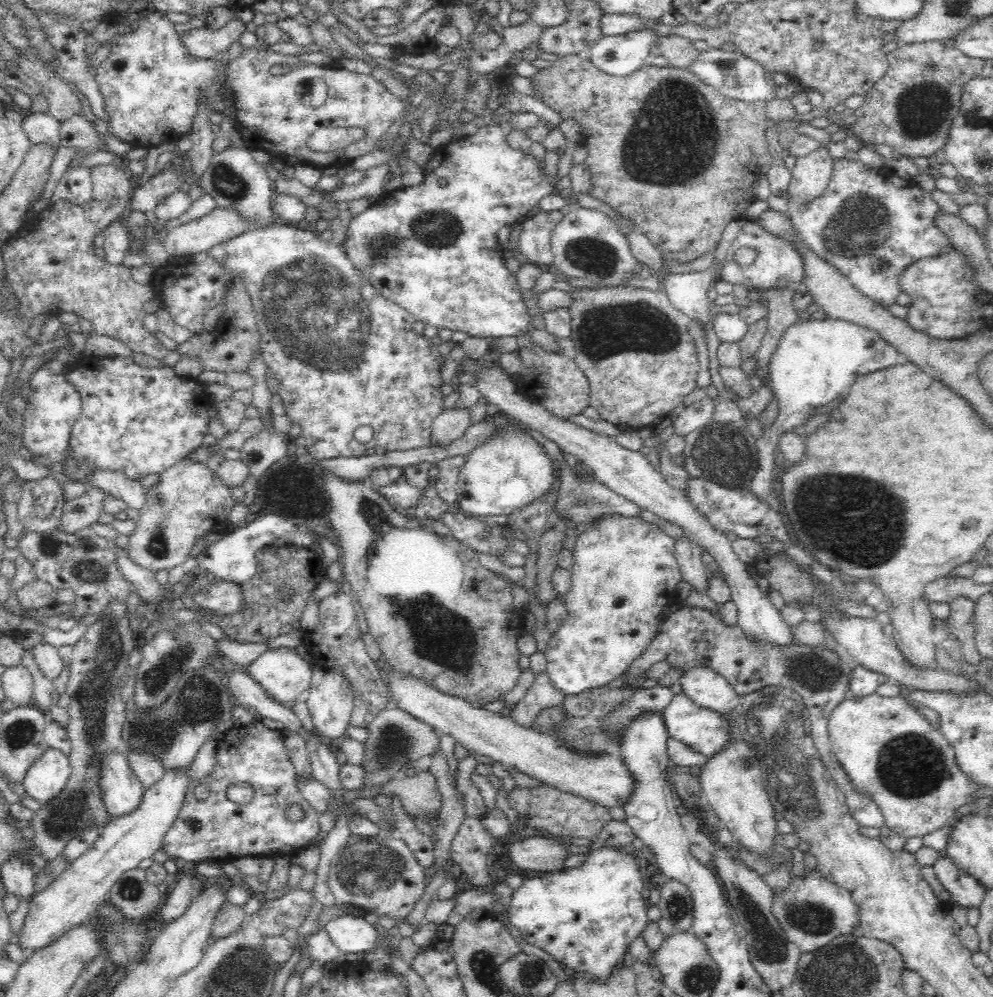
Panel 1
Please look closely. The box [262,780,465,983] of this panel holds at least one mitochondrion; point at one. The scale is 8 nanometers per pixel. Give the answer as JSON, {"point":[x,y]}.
{"point":[366,870]}

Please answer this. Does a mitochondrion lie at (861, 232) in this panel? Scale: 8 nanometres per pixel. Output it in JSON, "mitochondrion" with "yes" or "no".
{"mitochondrion":"yes"}

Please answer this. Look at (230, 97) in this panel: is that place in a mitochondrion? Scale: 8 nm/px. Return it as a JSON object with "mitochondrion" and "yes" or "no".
{"mitochondrion":"no"}

